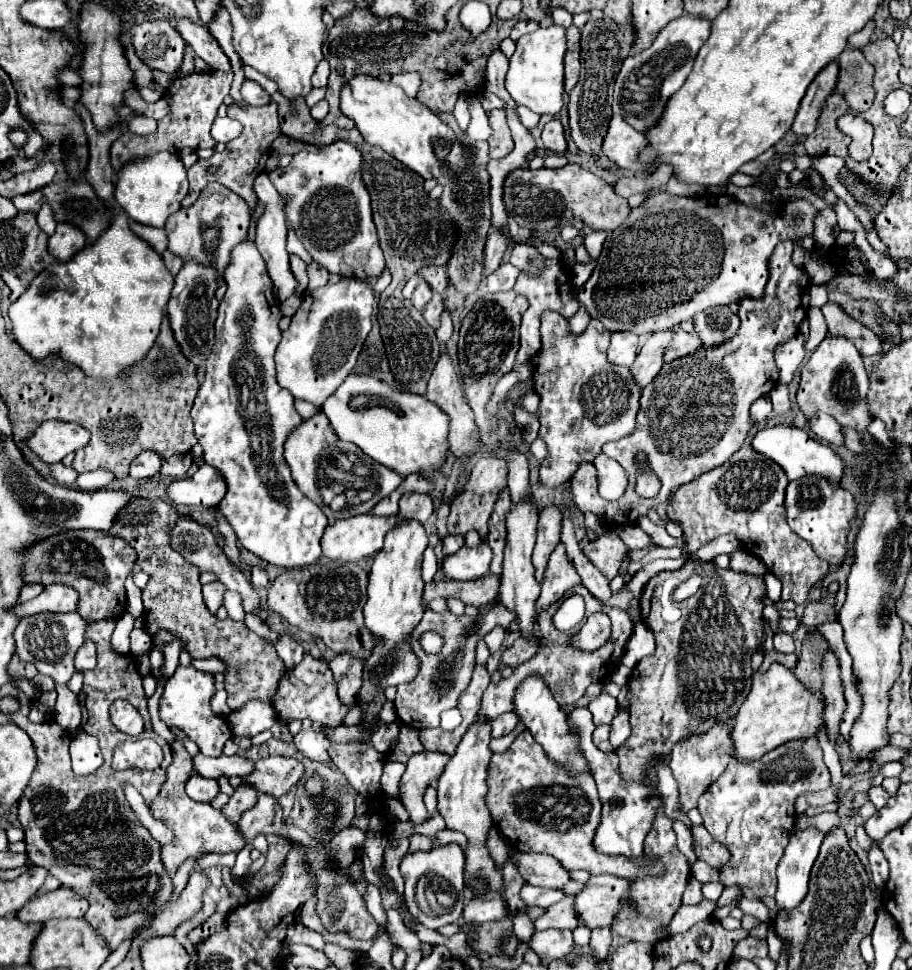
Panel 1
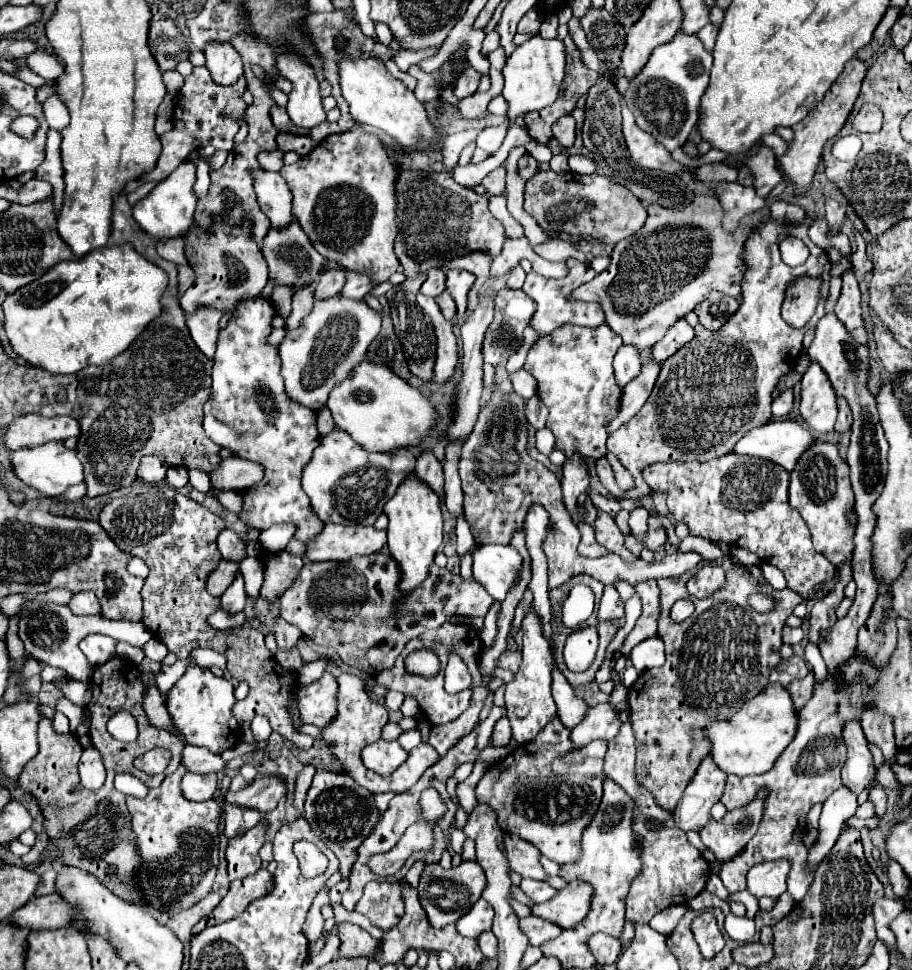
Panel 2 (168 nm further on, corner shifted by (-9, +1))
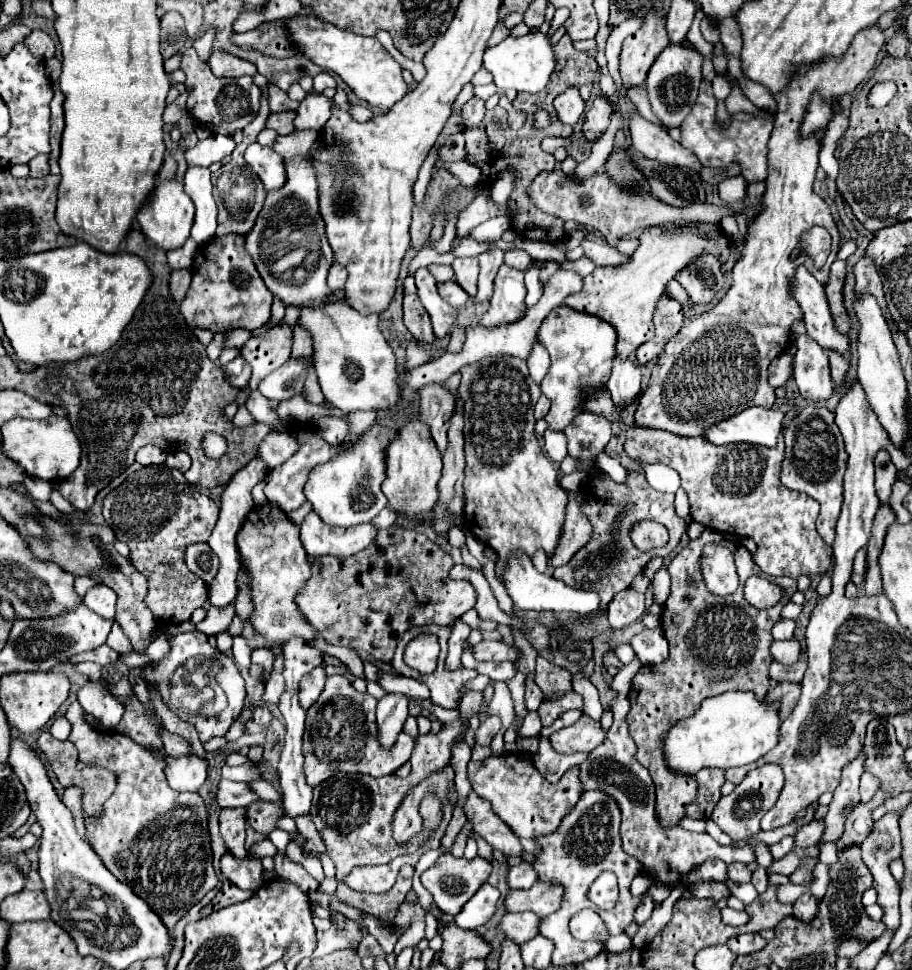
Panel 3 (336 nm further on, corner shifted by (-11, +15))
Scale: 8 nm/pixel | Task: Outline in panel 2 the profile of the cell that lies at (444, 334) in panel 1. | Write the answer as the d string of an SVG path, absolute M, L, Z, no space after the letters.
M449 269L447 273L447 291L457 303L457 317L461 319L463 313L467 311L467 291L475 281L475 275L469 271L459 271L459 269Z

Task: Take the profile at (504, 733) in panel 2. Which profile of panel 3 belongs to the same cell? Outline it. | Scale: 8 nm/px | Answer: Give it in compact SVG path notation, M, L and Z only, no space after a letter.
M489 717L487 721L483 721L479 725L479 729L475 733L475 743L477 745L489 745L499 729L501 729L501 719L499 717Z

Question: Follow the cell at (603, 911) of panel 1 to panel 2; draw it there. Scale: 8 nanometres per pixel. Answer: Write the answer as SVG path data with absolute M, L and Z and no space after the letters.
M571 881L565 889L559 891L557 897L553 897L547 903L535 905L531 911L533 911L533 915L539 915L547 921L561 925L563 929L577 927L577 923L581 923L591 909L593 893L595 891L589 883Z

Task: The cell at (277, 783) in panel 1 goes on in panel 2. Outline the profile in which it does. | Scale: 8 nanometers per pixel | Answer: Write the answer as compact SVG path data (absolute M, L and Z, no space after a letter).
M265 775L265 777L255 777L245 789L239 791L229 791L225 799L233 805L241 807L255 807L261 813L269 813L277 807L279 799L285 797L287 793L287 783L279 775Z

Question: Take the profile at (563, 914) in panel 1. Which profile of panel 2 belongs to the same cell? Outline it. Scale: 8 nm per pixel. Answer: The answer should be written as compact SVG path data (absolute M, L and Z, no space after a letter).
M529 915L521 919L521 929L529 937L529 945L537 945L537 947L549 939L555 939L561 933L561 927L549 923L547 919L537 919L537 915Z

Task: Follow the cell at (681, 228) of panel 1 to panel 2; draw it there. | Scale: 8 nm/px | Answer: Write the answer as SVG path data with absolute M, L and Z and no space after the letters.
M695 195L693 201L687 203L687 205L683 205L683 207L661 207L659 203L647 205L647 221L645 221L645 227L641 227L641 231L637 231L637 235L631 235L629 239L619 241L619 243L613 247L613 259L611 259L609 267L607 267L603 273L599 273L593 281L581 285L581 287L575 291L575 297L577 297L577 299L583 299L583 301L597 301L597 303L603 307L603 311L605 311L605 323L607 323L615 333L619 333L625 343L633 343L633 345L639 347L639 349L645 349L645 347L655 345L655 343L665 335L665 331L667 331L669 327L673 327L675 321L683 319L689 311L693 311L693 309L697 307L697 303L701 303L701 299L705 299L705 295L709 295L709 291L719 291L719 293L731 295L731 297L739 297L739 295L741 295L741 279L743 279L743 275L745 275L745 261L741 259L741 251L743 251L743 247L745 247L745 243L747 243L753 227L751 227L751 225L737 225L735 231L727 233L727 231L723 229L723 223L721 223L721 221L723 221L723 215L725 215L725 211L723 211L719 199L713 197L713 195Z

